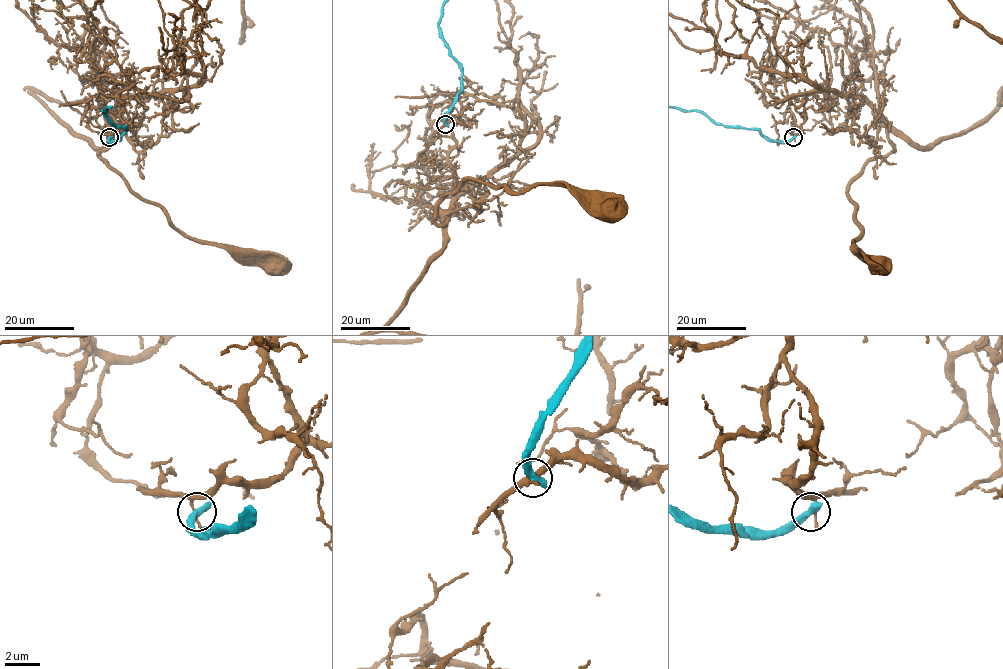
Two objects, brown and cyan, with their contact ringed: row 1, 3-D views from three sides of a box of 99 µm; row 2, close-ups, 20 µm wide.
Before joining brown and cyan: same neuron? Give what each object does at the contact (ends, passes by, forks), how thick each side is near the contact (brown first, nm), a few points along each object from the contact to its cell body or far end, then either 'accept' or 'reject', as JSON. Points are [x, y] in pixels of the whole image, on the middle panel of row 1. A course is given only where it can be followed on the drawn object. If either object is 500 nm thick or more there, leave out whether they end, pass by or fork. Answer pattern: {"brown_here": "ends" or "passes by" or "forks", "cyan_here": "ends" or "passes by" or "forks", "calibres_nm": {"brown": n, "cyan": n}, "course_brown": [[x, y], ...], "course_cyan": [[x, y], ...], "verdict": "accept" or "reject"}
{"calibres_nm": {"brown": 190, "cyan": 550}, "course_brown": [[446, 125], [466, 125], [437, 224], [467, 179], [561, 184], [607, 208]], "course_cyan": [[446, 124], [460, 89], [462, 67], [442, 38], [443, 3]], "verdict": "reject"}

